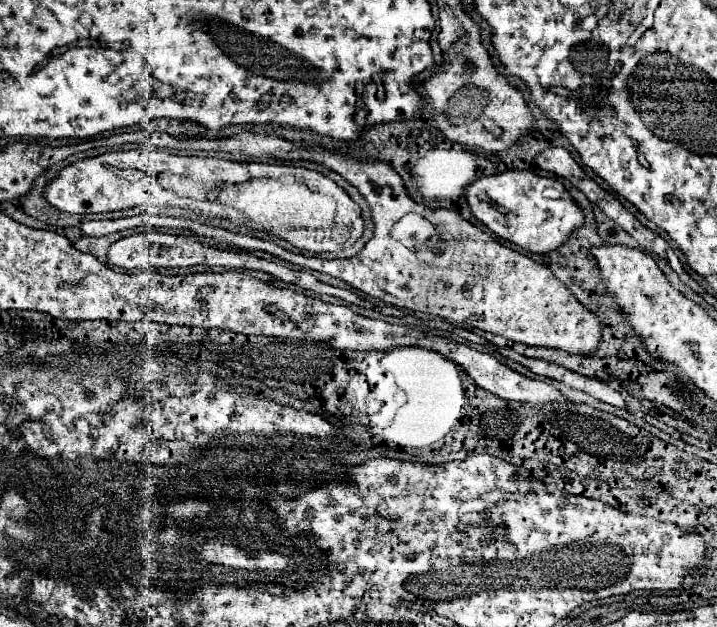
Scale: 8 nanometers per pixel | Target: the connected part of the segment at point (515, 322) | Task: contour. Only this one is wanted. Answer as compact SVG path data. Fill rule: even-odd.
M139 130L139 132L125 132L125 134L111 136L111 146L121 146L121 144L129 144L129 142L131 144L151 144L157 148L171 148L171 150L229 152L229 154L239 154L239 156L247 156L247 158L283 158L283 160L317 162L317 164L323 164L325 168L341 174L349 184L353 184L359 190L359 194L365 198L365 202L371 208L371 216L373 216L373 224L375 224L373 238L363 246L363 250L357 256L353 256L349 260L347 258L345 260L323 260L323 258L307 256L307 264L305 264L301 254L295 254L295 252L289 252L277 244L271 244L271 242L265 242L259 238L251 238L251 236L241 236L235 232L217 232L215 242L227 242L227 244L241 248L241 250L263 250L263 252L275 254L277 258L291 262L295 266L303 266L303 268L311 268L311 270L325 270L325 274L341 276L341 280L345 280L351 288L379 298L386 304L405 308L411 312L435 314L435 316L441 316L441 318L455 322L455 324L465 322L471 328L499 334L507 340L521 342L527 346L557 348L557 350L565 350L565 352L573 352L573 354L581 354L581 356L591 356L601 346L601 322L597 320L597 316L593 316L591 310L587 310L585 306L579 304L579 300L573 296L573 292L569 292L569 288L565 288L565 284L561 284L561 280L557 280L549 268L533 262L529 256L523 256L511 248L501 246L493 236L489 236L487 232L483 232L477 226L463 220L455 210L445 210L445 208L431 210L431 208L425 208L425 206L413 202L407 196L403 180L399 178L399 174L385 162L377 162L377 160L359 162L359 160L347 158L347 156L335 156L323 148L301 150L299 146L285 142L279 136L245 134L245 132L237 134L233 138L227 138L227 140L205 140L205 138L183 138L181 140L181 138L173 138L173 136L159 132L159 130Z

